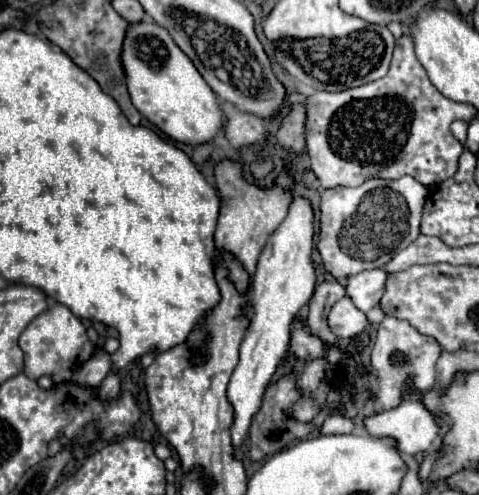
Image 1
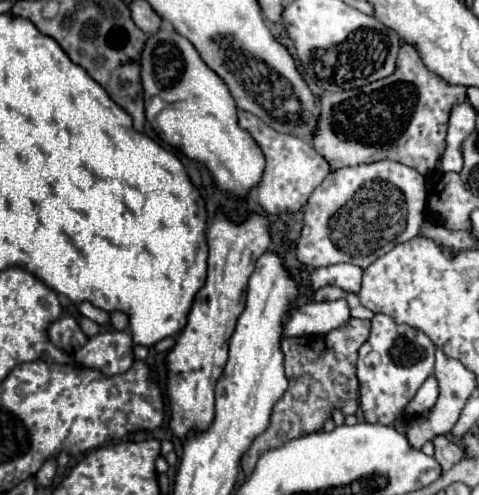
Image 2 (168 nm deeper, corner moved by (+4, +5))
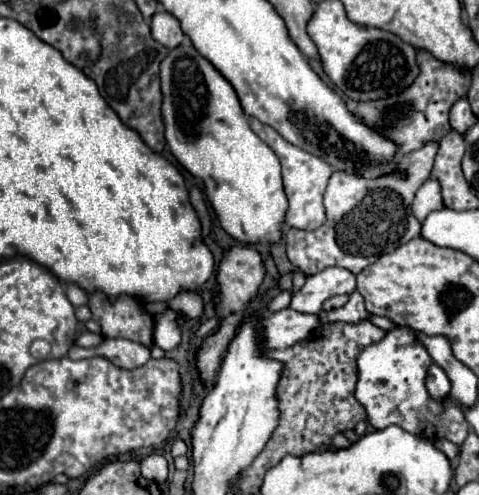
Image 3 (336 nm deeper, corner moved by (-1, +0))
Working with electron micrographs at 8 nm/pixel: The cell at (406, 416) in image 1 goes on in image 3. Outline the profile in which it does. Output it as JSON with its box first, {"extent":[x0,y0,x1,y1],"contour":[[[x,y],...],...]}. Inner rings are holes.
{"extent":[427,364,449,400],"contour":[[[433,364],[427,372],[427,392],[433,400],[443,400],[449,394],[449,378],[443,372],[443,368],[439,368],[437,364]]]}

